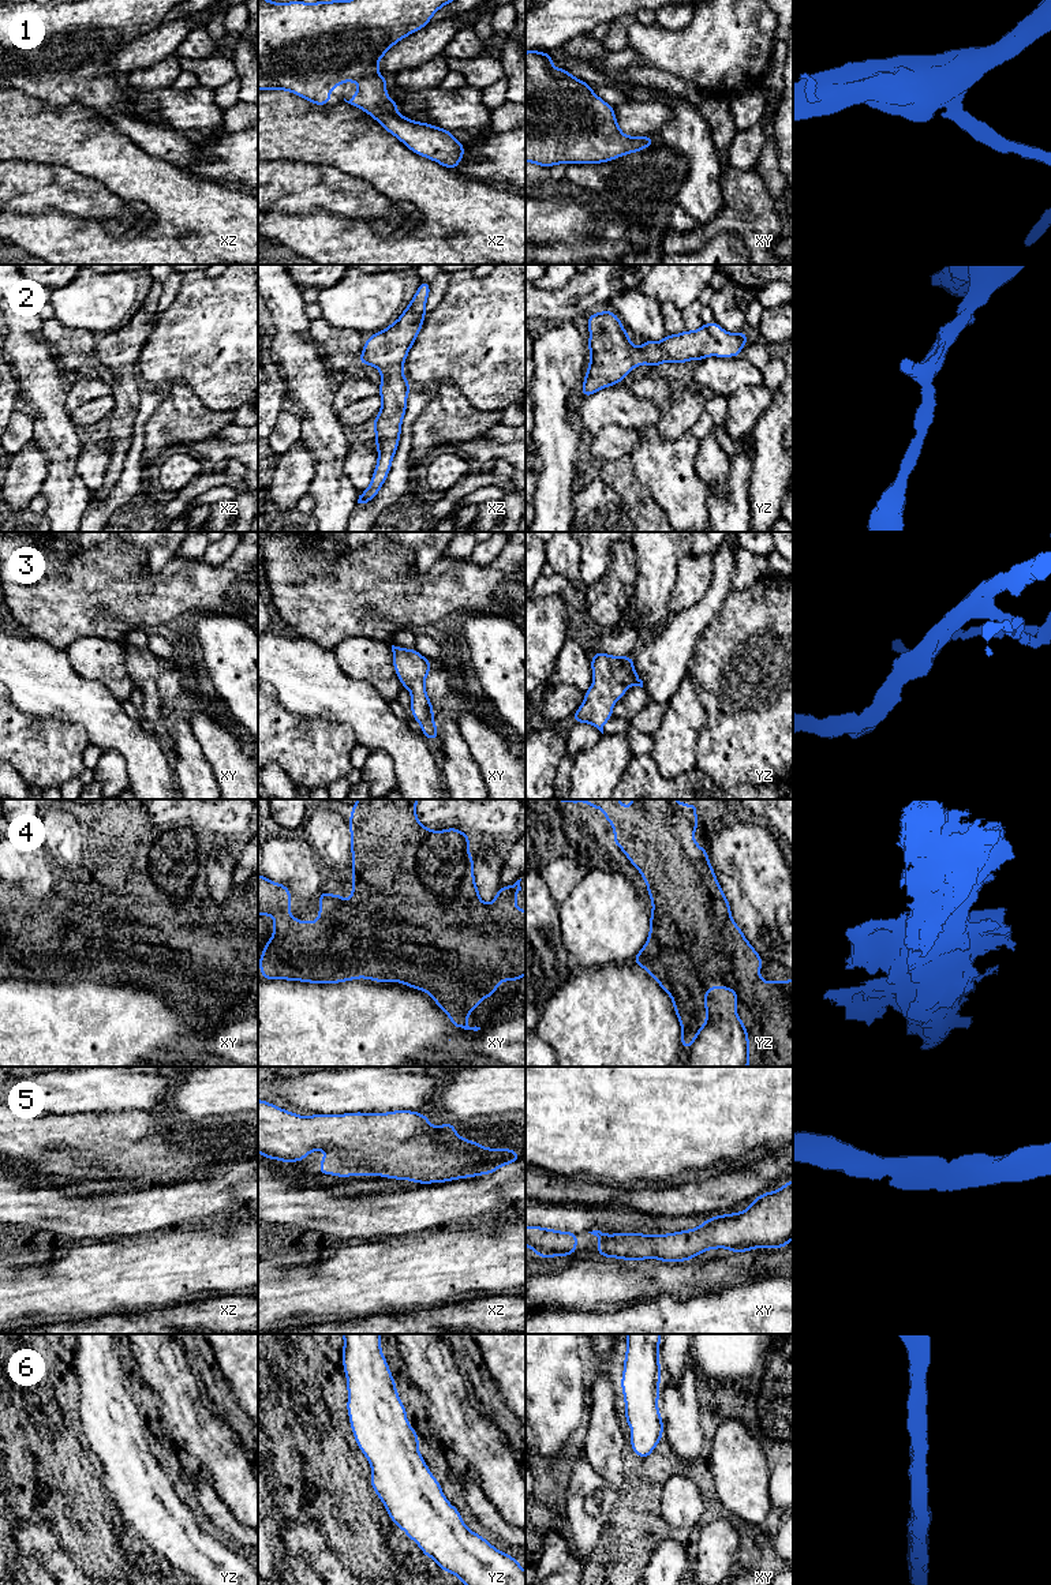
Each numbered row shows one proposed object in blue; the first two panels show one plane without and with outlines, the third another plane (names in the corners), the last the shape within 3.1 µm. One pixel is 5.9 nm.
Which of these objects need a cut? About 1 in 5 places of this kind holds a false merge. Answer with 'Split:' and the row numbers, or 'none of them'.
Split: none of them

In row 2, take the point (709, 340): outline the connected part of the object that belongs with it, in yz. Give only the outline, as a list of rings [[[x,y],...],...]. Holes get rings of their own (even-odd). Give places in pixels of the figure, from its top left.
[[[610,310],[588,314],[588,349],[591,361],[588,363],[581,396],[588,397],[601,389],[620,383],[636,366],[651,364],[654,368],[665,361],[687,363],[688,360],[703,360],[707,356],[730,357],[740,356],[743,345],[751,342],[744,331],[732,334],[725,331],[717,322],[706,323],[696,331],[684,330],[681,334],[666,334],[662,342],[646,340],[637,348],[631,344],[629,334],[622,327],[618,316]]]

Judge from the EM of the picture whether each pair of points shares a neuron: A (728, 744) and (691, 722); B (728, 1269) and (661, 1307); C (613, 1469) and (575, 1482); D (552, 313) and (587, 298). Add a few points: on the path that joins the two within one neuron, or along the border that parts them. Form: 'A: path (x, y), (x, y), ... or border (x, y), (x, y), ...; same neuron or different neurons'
A: border (700, 699), (706, 729), (698, 741), (696, 761); different neurons
B: border (707, 1291), (685, 1297), (659, 1295), (644, 1303); different neurons
C: border (583, 1456), (597, 1473), (618, 1490); different neurons
D: path (560, 304), (579, 298); same neuron

